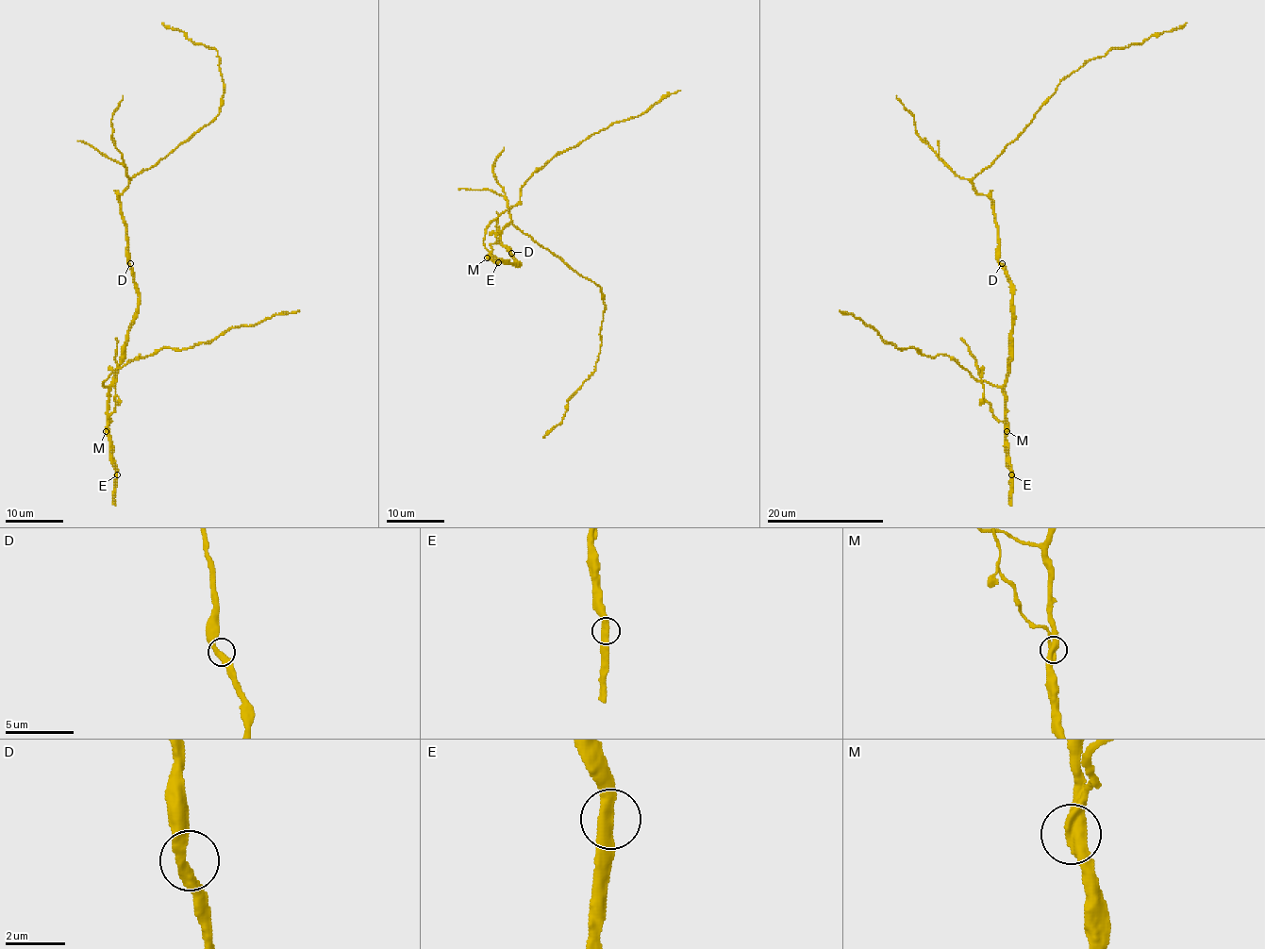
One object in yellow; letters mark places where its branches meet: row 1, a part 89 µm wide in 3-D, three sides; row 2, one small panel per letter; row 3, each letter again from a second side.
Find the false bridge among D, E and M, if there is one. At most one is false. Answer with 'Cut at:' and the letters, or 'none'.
Cut at: M

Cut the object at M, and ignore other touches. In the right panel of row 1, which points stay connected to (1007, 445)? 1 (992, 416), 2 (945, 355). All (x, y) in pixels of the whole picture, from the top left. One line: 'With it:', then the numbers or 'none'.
With it: 2

